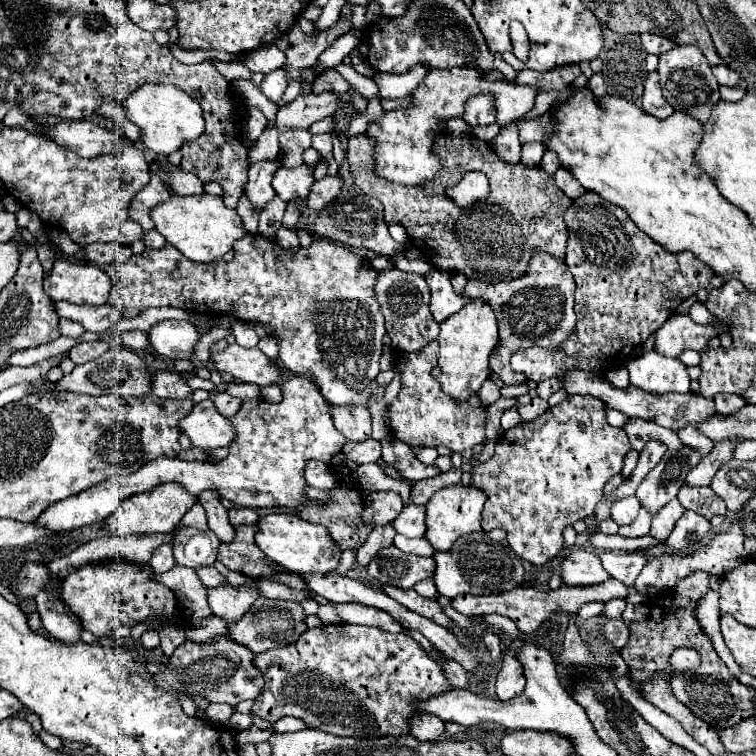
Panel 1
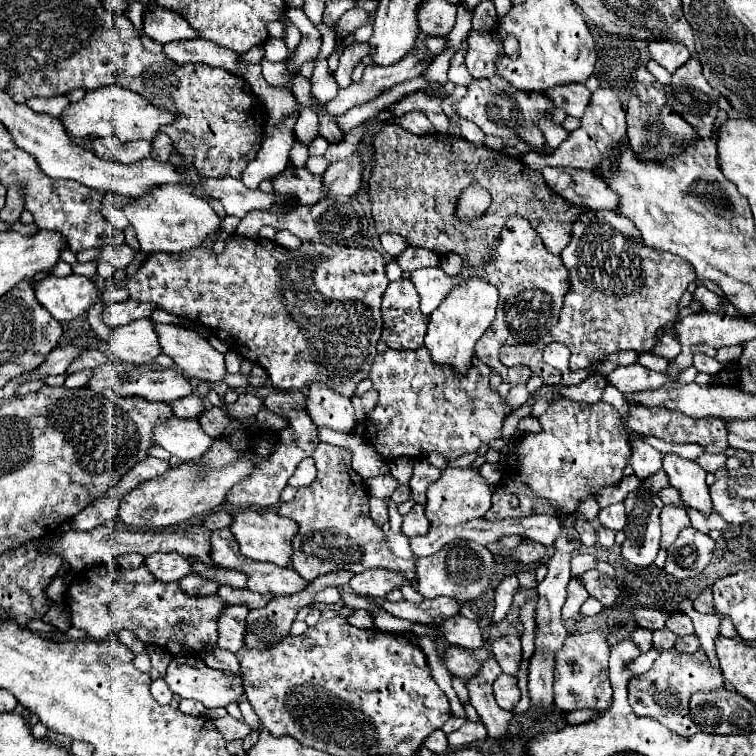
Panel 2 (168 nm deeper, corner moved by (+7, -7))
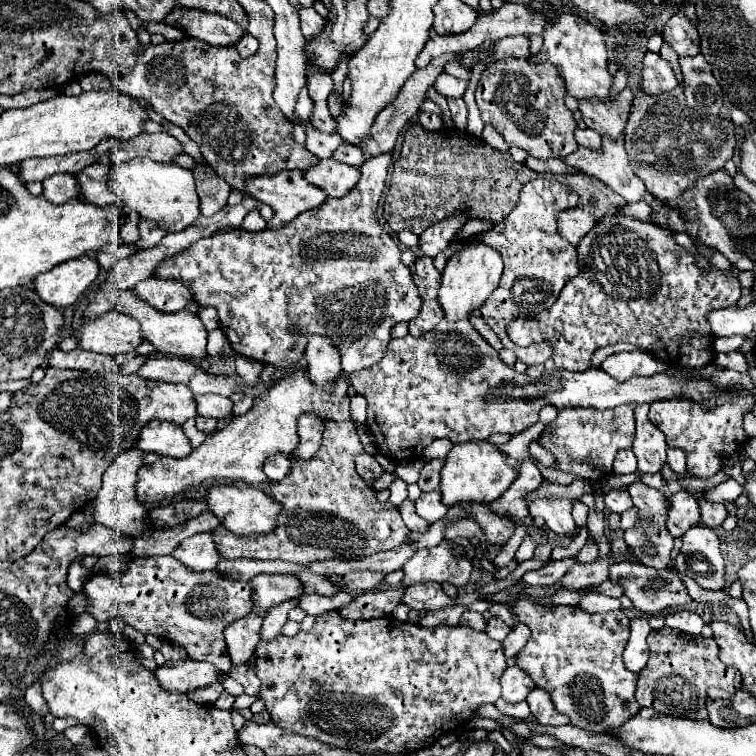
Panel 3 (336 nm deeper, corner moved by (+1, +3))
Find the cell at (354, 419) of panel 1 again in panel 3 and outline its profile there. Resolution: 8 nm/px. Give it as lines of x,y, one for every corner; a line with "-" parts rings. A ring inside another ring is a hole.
312,334
308,338
306,350
304,350
306,362
308,362
308,374
314,382
332,382
332,378
338,378
340,374
340,352
326,336

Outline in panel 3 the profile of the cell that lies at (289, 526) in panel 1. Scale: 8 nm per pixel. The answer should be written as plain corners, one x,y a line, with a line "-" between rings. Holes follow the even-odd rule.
244,482
210,486
206,496
204,496
204,504
220,520
222,526
226,526
228,530
242,534
242,536
272,532
274,526
276,526
278,512
282,510
282,506
278,502
274,502
272,496
268,496
262,490
258,490
256,486
250,486
250,484
244,484

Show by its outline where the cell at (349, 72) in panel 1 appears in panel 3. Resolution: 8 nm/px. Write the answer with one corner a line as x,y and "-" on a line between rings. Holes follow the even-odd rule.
442,74
438,80
436,80
436,90
446,96
446,98
462,98
464,92
466,92
466,84
464,80
458,80
454,76
448,76
448,74

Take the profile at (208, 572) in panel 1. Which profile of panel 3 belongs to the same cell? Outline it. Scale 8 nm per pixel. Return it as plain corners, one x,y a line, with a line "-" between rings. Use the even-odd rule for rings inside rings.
258,574
252,578
252,590
256,590
256,606
270,608
304,594
304,586
292,576

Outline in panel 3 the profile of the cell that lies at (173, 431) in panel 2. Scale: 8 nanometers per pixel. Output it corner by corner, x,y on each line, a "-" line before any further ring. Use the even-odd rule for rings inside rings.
156,420
148,422
140,430
134,448
170,458
186,458
192,452
192,446
184,436
182,426
176,426
174,422
156,422

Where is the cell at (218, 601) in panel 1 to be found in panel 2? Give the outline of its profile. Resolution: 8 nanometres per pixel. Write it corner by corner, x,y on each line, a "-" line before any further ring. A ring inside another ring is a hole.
226,604
222,614
218,616
218,646
226,648
234,654
242,648
242,632
246,628
246,612
244,604

